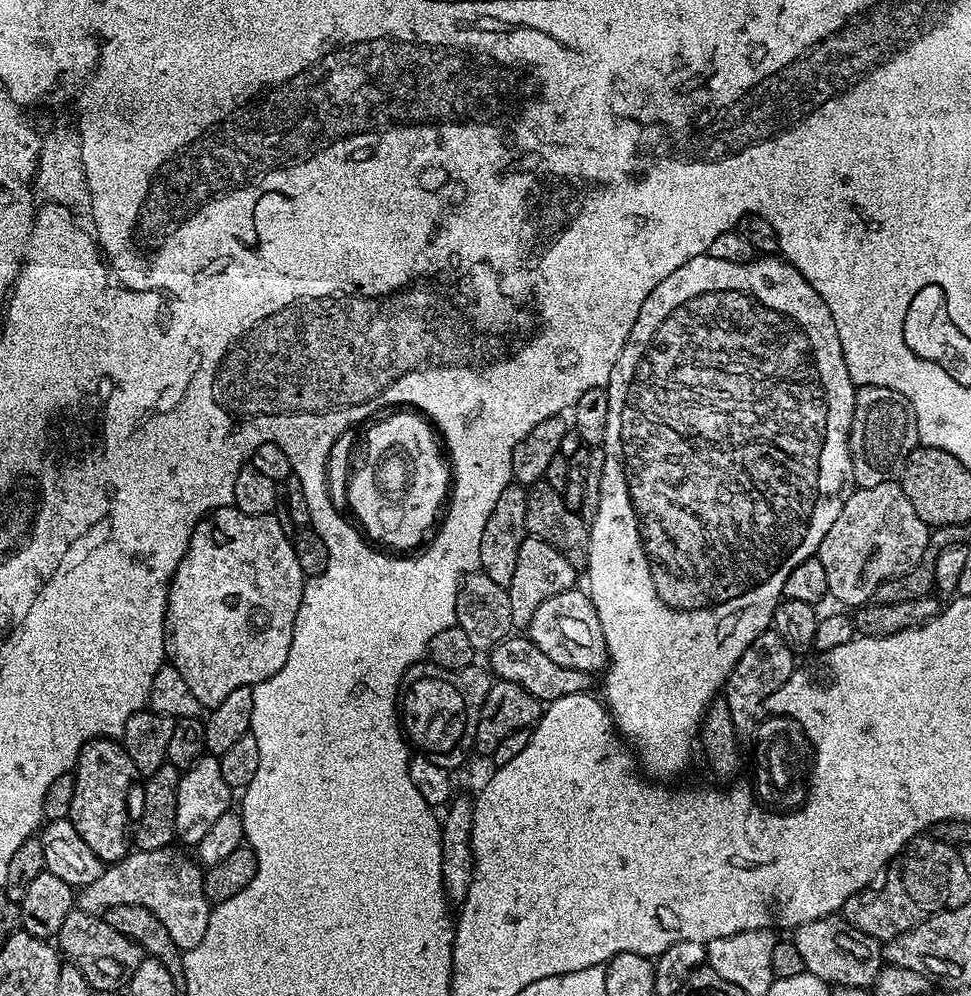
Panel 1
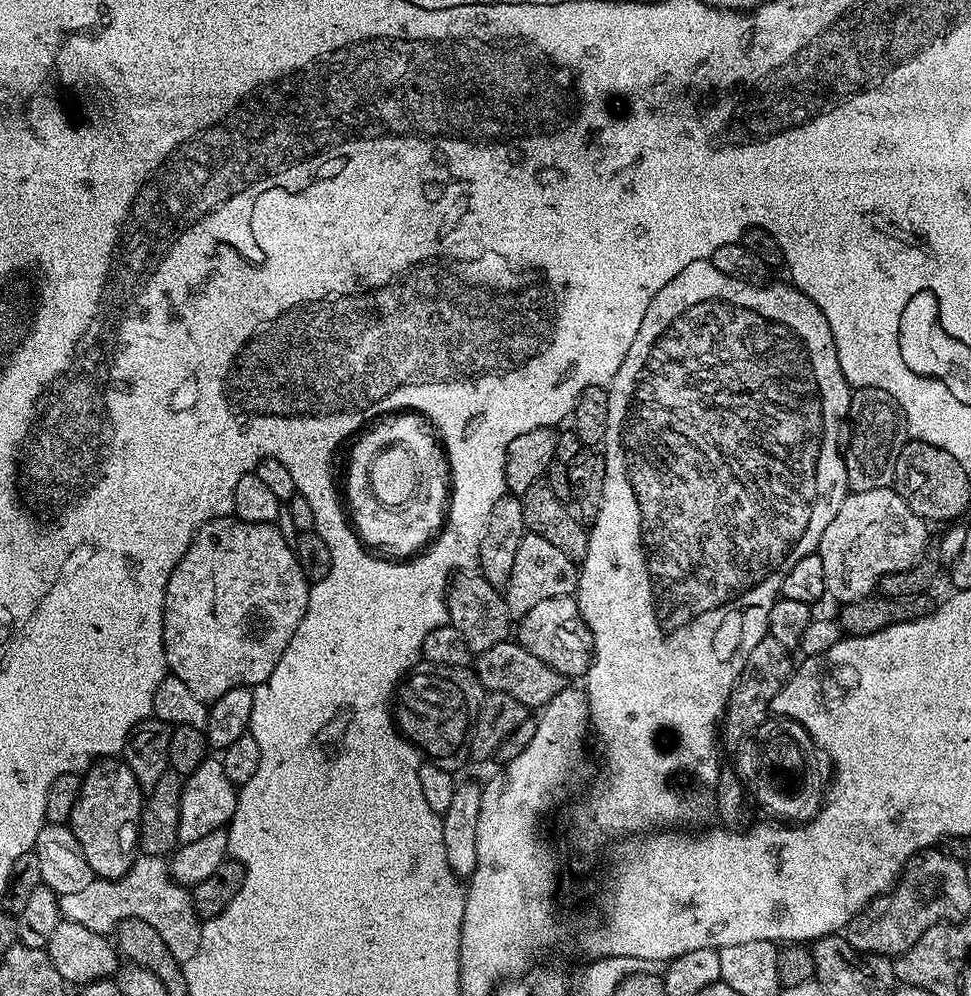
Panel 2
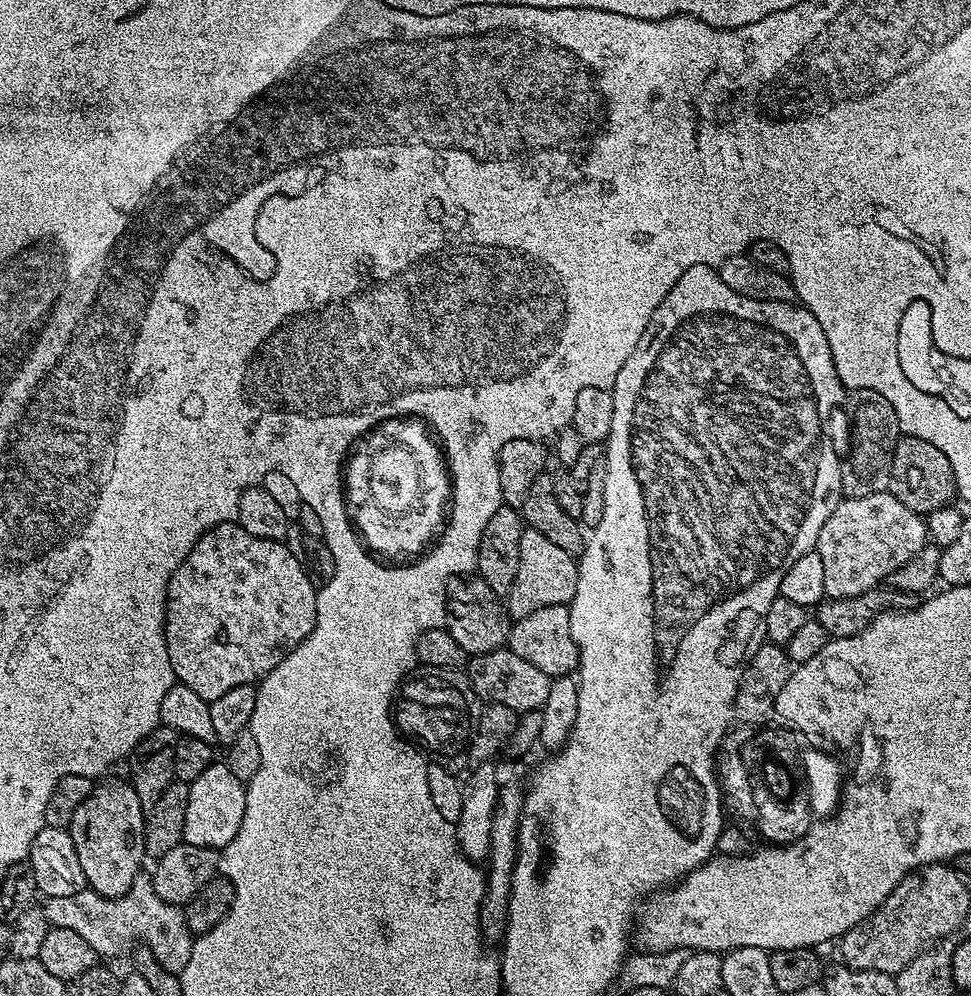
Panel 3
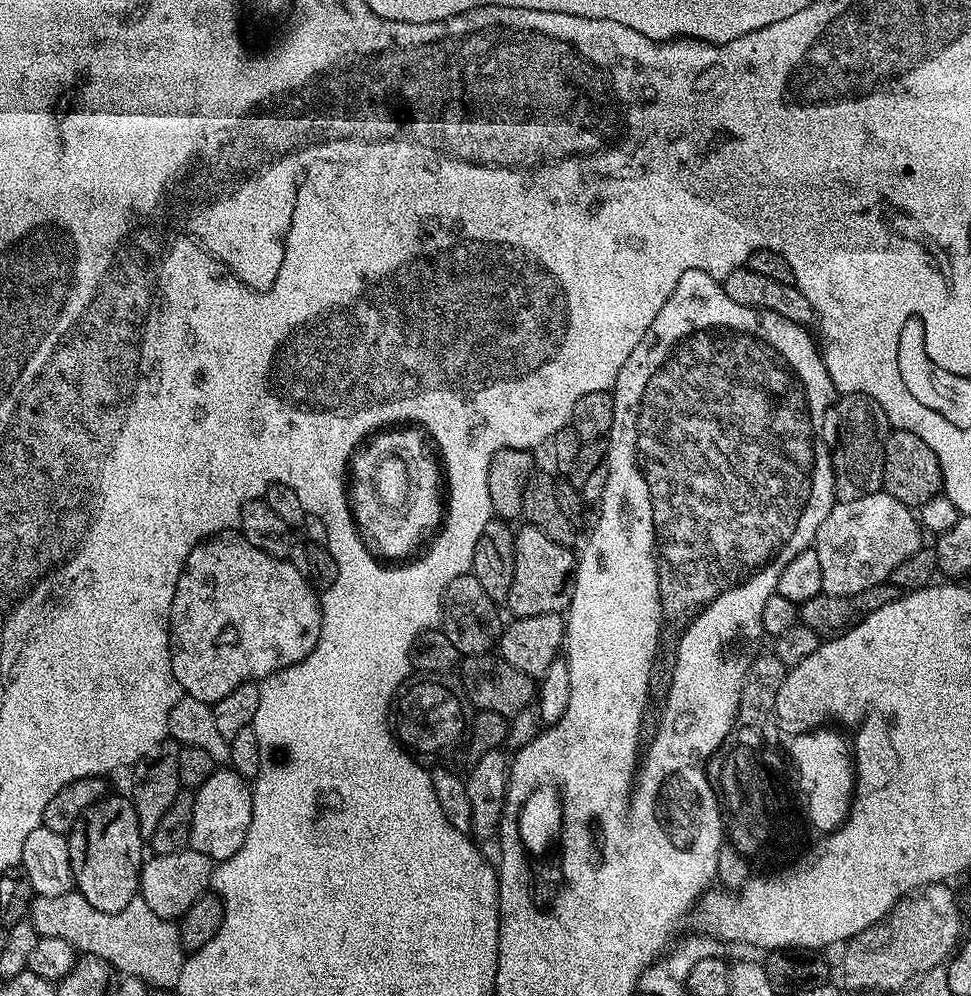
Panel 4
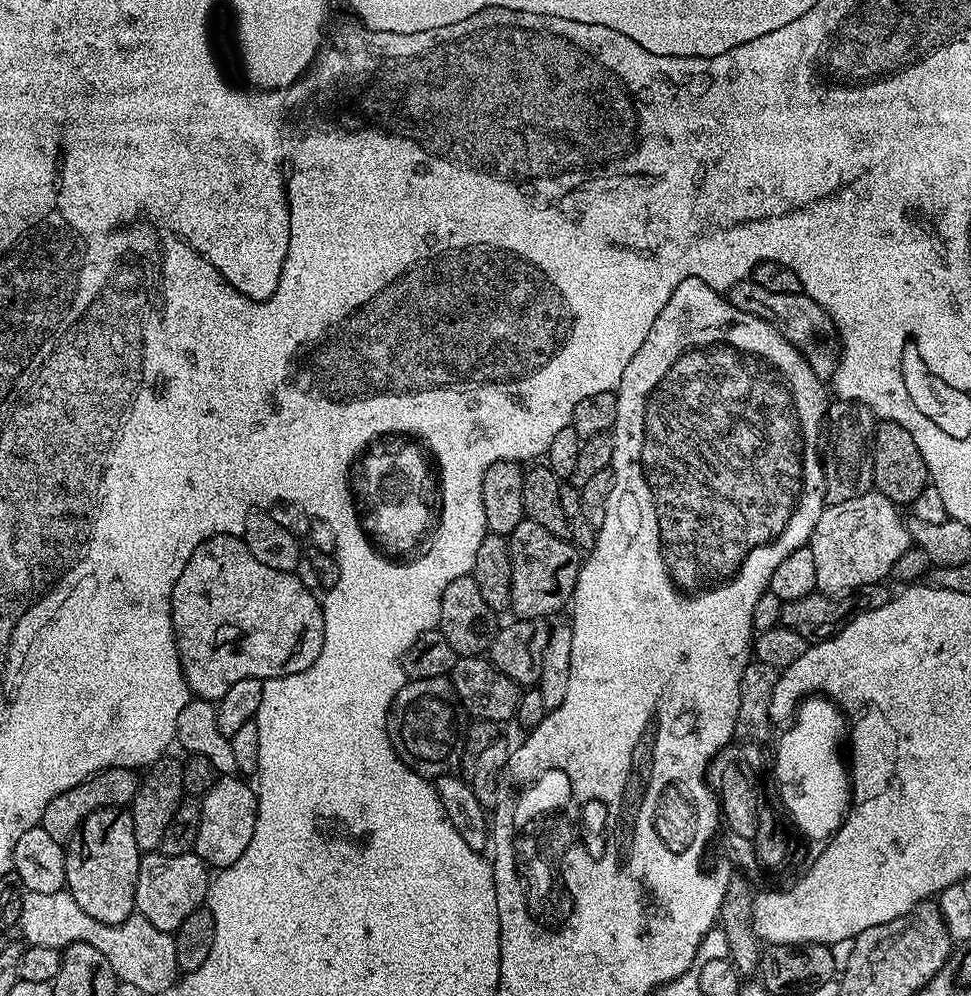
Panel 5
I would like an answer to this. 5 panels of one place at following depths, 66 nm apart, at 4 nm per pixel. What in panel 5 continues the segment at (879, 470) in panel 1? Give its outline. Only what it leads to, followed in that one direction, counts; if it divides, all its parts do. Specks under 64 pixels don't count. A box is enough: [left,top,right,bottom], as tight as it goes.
[822,402,878,504]

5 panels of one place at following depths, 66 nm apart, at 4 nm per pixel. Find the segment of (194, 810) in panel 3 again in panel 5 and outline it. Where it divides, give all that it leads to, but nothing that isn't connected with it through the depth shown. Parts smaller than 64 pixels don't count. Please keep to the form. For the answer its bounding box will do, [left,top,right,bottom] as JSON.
[194,775,256,870]

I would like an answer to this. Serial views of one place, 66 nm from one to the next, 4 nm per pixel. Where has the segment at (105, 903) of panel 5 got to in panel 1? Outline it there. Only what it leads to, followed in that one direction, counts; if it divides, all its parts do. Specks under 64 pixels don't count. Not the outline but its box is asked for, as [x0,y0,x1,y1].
[67,738,138,865]

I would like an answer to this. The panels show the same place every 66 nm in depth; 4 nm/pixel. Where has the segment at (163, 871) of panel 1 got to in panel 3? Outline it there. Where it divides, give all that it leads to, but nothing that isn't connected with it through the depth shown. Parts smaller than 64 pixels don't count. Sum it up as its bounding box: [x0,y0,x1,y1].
[43,878,194,974]

